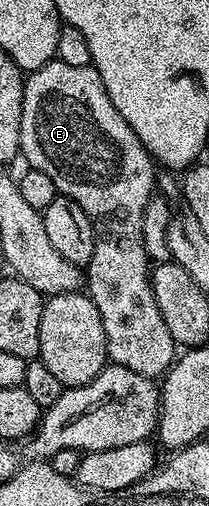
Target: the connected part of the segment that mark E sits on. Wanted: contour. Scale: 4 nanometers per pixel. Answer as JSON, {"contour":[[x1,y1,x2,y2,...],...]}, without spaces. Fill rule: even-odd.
{"contour":[[51,60,46,66,42,66,37,72,27,73,24,82,24,97,22,98,22,122,20,123,20,152,22,156,28,159,26,162,28,168,37,168,42,170,42,174,47,174,54,182,57,193,61,196,68,196,92,220,92,229,96,235,96,245,94,254,86,266,86,292,92,297,94,306,98,306,98,314,102,318,102,330,106,330,106,346,108,347,108,359,111,363,118,366,126,366,126,370,134,370,134,374,160,378,172,367,178,356,178,346,172,341,170,330,166,330,166,322,162,322,162,310,158,310,158,302,154,302,154,290,152,289,152,277,150,275,150,261,148,251,142,240,142,218,148,205,149,198,154,195,154,189,158,184,158,172,154,167,154,161,148,152,142,146,140,139,130,130,130,126,114,110,110,102,110,94,106,94,106,86,102,86,102,78,98,70,91,66,66,66,66,62,61,60]]}

